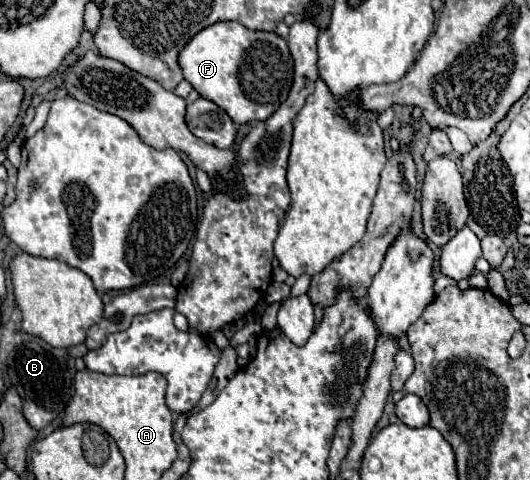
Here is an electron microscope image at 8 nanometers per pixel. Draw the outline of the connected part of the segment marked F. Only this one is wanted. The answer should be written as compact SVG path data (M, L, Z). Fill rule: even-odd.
M221 21L199 31L181 49L179 67L183 71L183 77L193 85L193 89L201 97L217 103L233 119L233 123L239 123L239 125L267 119L287 99L287 93L293 83L293 59L291 59L287 41L275 33L251 31L237 21Z

